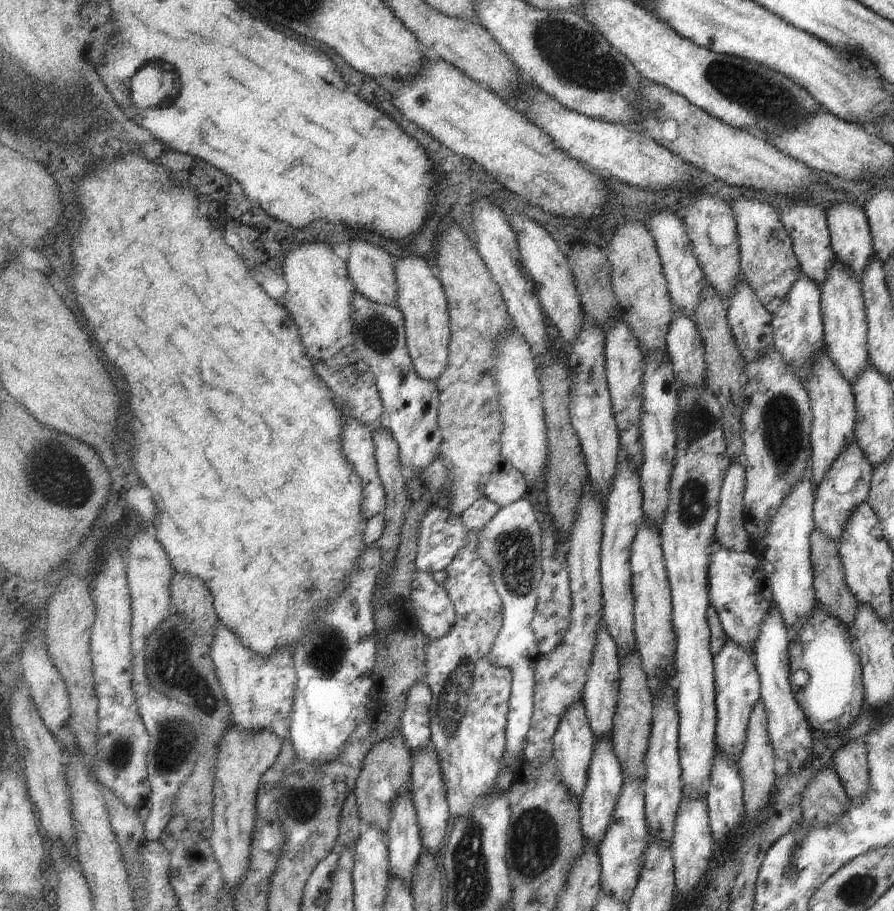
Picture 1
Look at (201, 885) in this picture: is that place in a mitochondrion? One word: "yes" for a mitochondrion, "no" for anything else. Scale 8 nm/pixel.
yes

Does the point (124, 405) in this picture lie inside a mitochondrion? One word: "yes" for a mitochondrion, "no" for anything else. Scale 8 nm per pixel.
no

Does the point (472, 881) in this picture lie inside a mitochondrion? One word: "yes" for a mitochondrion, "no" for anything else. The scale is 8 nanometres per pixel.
yes

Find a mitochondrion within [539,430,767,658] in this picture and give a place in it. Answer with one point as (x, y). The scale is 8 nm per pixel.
(692, 504)

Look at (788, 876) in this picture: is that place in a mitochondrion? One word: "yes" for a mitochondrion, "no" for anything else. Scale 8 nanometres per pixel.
yes

